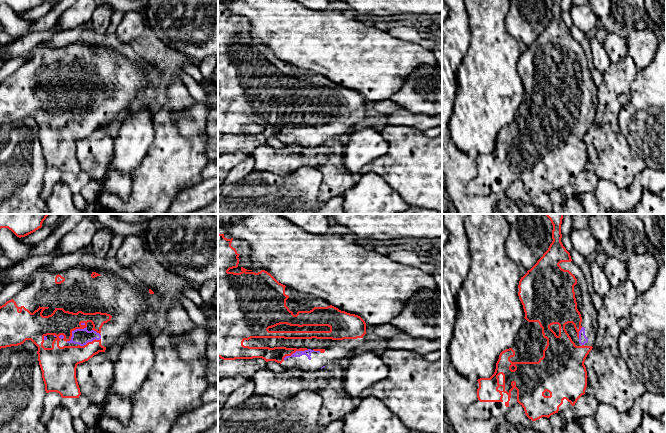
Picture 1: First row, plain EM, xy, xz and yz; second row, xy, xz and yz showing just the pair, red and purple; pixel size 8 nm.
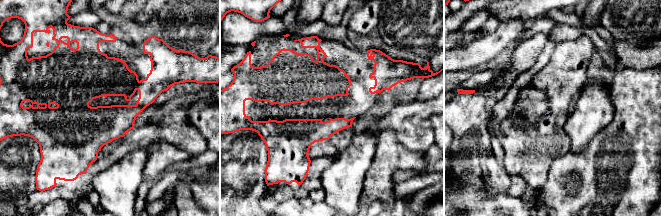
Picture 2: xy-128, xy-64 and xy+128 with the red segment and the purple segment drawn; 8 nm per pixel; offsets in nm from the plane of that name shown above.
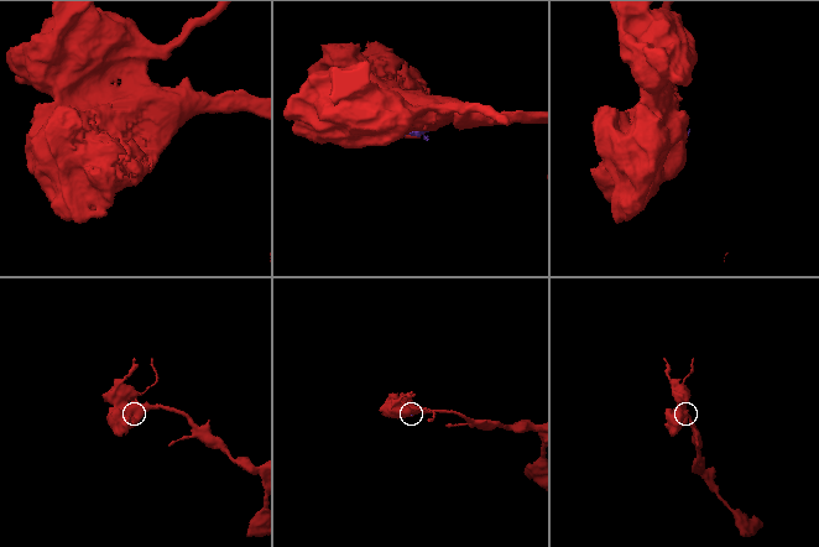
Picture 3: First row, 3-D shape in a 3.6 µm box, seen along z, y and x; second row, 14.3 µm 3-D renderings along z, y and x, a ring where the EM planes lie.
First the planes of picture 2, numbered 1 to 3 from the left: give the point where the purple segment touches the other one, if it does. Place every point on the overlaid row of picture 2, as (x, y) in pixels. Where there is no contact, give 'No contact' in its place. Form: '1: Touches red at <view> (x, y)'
1: No contact
2: No contact
3: No contact

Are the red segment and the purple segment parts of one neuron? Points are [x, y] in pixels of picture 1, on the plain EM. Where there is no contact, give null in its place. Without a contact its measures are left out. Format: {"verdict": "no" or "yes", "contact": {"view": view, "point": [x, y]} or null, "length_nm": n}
{"verdict": "yes", "contact": {"view": "xy", "point": [73, 106]}, "length_nm": 200}

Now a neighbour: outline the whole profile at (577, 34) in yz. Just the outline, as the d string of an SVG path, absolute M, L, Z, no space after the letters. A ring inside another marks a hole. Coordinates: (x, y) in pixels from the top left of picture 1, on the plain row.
M575 25L570 28L570 32L572 37L579 43L587 37L586 34Z

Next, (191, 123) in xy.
M194 103L188 110L173 116L173 120L181 135L186 138L207 135L206 118L209 107L206 104Z

